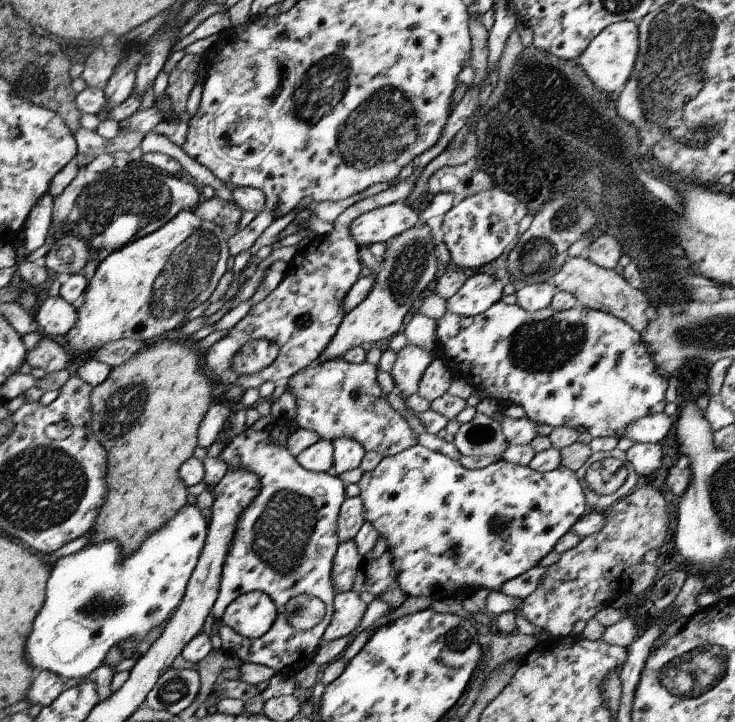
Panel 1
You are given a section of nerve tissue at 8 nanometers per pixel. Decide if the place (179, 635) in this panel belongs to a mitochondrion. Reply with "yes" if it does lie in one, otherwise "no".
no

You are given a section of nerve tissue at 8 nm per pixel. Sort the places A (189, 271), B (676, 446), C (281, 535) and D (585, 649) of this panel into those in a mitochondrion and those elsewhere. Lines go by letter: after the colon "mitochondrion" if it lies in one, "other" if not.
A: mitochondrion
B: other
C: mitochondrion
D: other

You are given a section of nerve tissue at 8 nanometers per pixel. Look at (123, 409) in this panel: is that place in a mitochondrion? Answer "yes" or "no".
yes

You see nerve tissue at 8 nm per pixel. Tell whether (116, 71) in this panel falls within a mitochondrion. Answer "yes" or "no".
no

